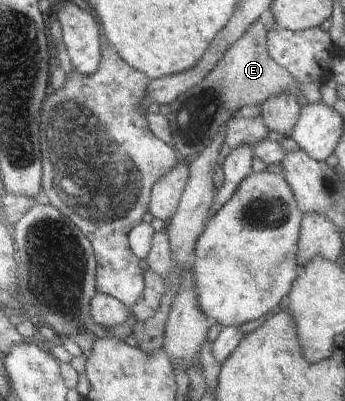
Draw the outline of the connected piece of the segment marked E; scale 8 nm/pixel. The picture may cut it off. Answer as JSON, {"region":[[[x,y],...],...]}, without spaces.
{"region":[[[259,21],[254,24],[201,84],[194,86],[170,104],[167,118],[174,132],[173,145],[179,148],[178,152],[185,160],[193,161],[202,155],[202,152],[211,146],[221,128],[228,124],[243,106],[263,105],[270,98],[283,93],[300,95],[302,108],[310,104],[294,76],[270,56],[268,32],[266,23]]]}

